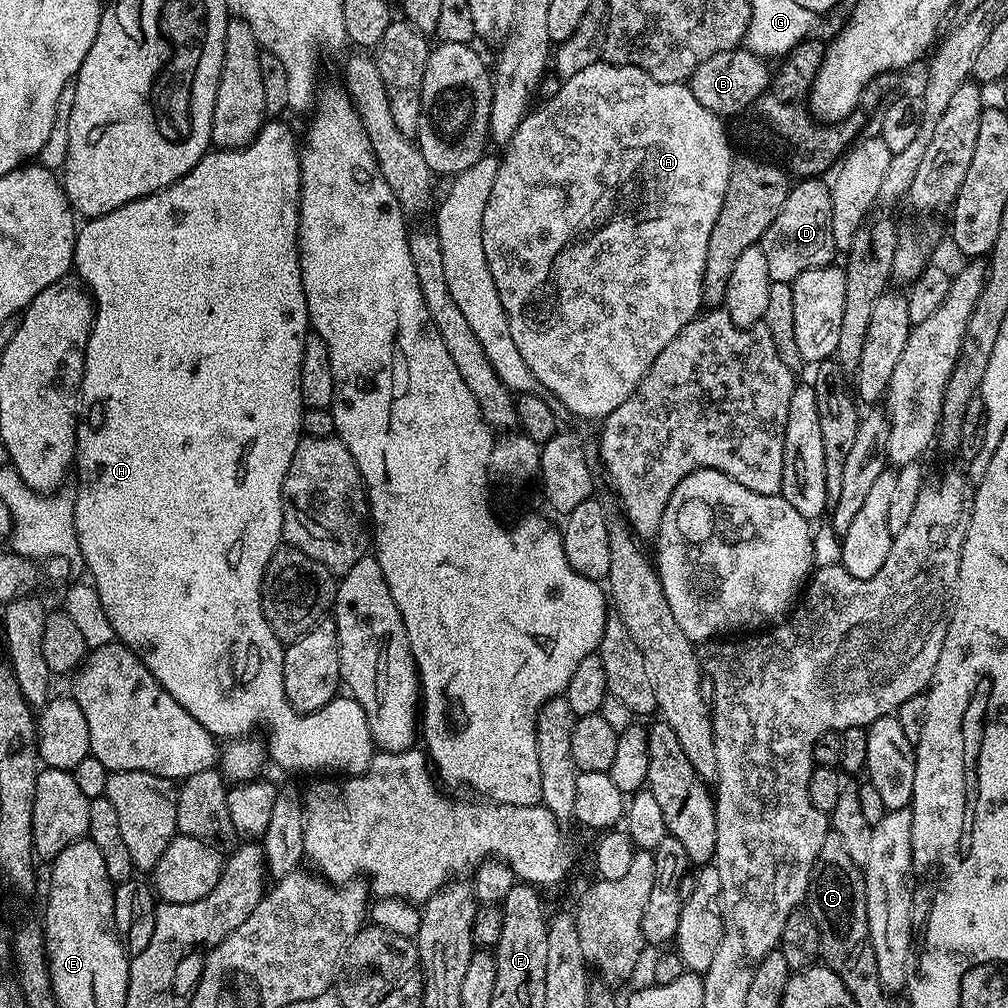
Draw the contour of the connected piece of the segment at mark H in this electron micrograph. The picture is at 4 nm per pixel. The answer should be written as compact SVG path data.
M280 118L269 119L261 126L260 133L246 147L209 150L181 180L174 181L170 186L166 186L154 194L138 198L110 214L85 219L79 225L72 262L75 275L83 281L92 294L94 315L92 318L92 333L88 339L86 354L84 355L84 377L80 383L80 406L76 425L74 480L76 476L77 484L74 485L76 502L74 506L74 526L77 530L77 542L80 547L83 567L92 575L89 576L91 583L95 584L98 590L98 598L102 598L102 610L106 610L106 618L110 618L113 637L119 643L128 645L128 649L143 662L146 670L150 670L150 674L154 674L157 682L176 699L178 706L182 706L191 716L198 718L198 722L202 722L202 726L207 732L212 733L213 737L216 738L221 738L220 736L224 736L223 738L244 738L255 733L252 732L255 728L260 728L264 723L268 723L266 752L271 763L273 760L278 767L285 768L288 772L320 771L316 773L339 774L341 777L360 776L370 766L374 755L370 722L366 710L362 710L359 702L352 699L351 695L348 694L337 695L329 707L313 712L299 712L294 710L294 706L290 706L284 689L285 645L277 638L272 627L266 622L262 602L260 601L260 591L264 585L264 571L277 548L281 547L284 534L284 479L290 470L294 450L298 450L302 439L305 409L304 399L302 398L302 354L304 353L304 340L310 334L306 294L304 293L302 274L300 273L300 242L298 239L300 234L300 148L298 147L298 136L295 136L282 121L283 119Z

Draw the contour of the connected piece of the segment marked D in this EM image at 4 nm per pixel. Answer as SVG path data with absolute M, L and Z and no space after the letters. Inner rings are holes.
M804 180L801 184L793 183L788 190L786 202L782 202L782 210L778 210L778 218L770 222L766 234L762 237L758 247L766 254L766 267L770 270L772 282L786 282L791 284L802 274L802 270L814 270L833 263L838 249L834 246L834 234L830 226L832 213L832 189L820 180Z

